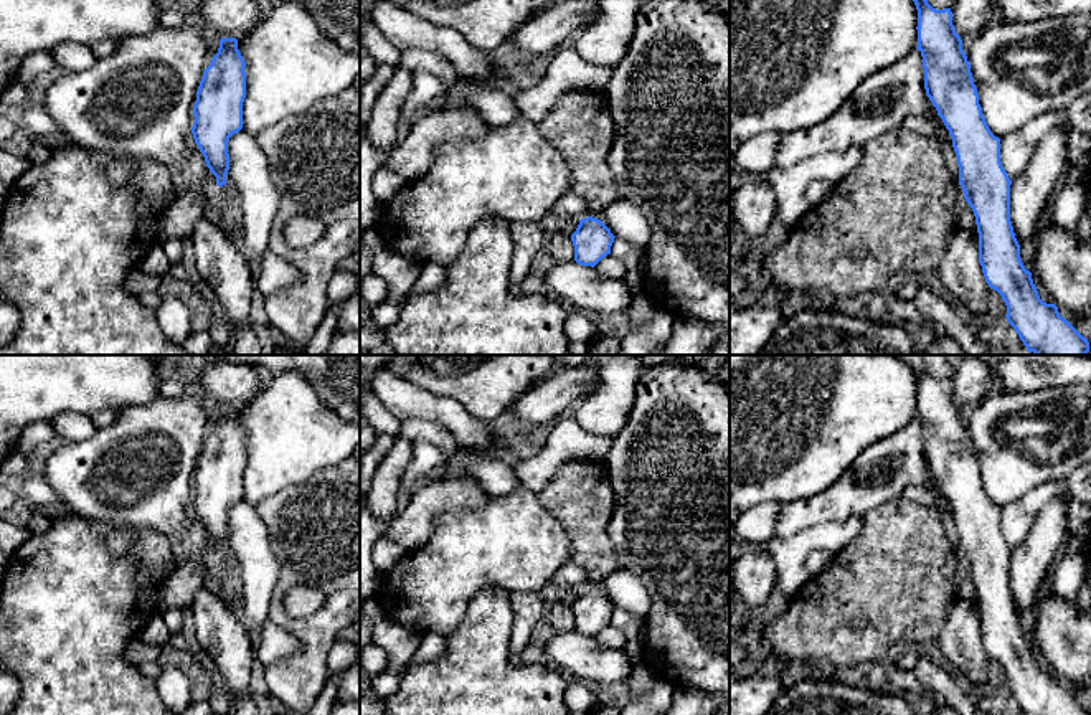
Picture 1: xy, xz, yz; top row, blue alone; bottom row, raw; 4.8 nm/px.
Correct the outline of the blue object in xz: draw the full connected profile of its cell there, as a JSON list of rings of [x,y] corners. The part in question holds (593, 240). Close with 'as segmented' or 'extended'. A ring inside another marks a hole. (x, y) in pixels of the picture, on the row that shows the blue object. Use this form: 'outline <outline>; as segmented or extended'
outline [[[593,216],[579,220],[576,231],[571,234],[574,261],[581,266],[594,268],[602,258],[611,254],[614,238],[601,220]]]; as segmented

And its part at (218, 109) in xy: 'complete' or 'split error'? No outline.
complete

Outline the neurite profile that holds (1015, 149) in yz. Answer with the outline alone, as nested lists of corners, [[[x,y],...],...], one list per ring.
[[[1050,111],[1000,139],[1000,162],[1012,182],[1028,165],[1040,139],[1060,122],[1061,114],[1058,111]]]

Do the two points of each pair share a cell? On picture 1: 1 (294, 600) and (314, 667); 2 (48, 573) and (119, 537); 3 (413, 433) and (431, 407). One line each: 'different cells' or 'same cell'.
1: different cells
2: different cells
3: different cells

